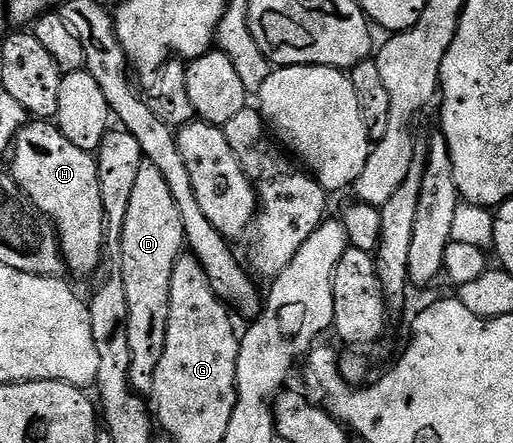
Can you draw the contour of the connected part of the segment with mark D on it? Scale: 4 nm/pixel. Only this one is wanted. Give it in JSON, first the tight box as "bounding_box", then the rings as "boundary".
{"bounding_box":[119,160,186,395],"boundary":[[[142,160],[139,175],[135,178],[135,187],[131,194],[131,204],[127,206],[127,219],[123,223],[121,248],[119,250],[119,272],[123,287],[127,291],[127,343],[131,343],[131,375],[129,382],[133,390],[142,395],[152,394],[155,387],[155,371],[159,368],[159,359],[163,359],[163,347],[167,343],[167,311],[171,303],[171,271],[175,263],[186,252],[183,219],[179,219],[179,207],[175,207],[175,198],[163,174],[151,164]]]}

